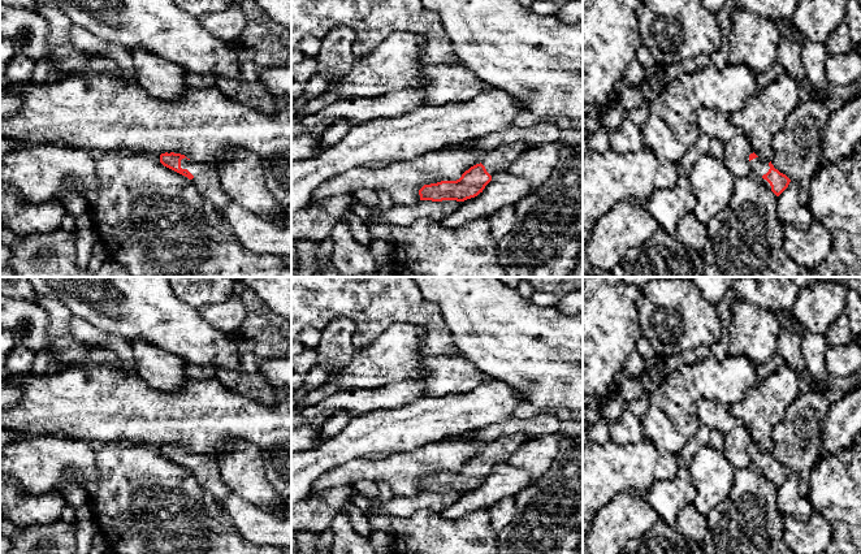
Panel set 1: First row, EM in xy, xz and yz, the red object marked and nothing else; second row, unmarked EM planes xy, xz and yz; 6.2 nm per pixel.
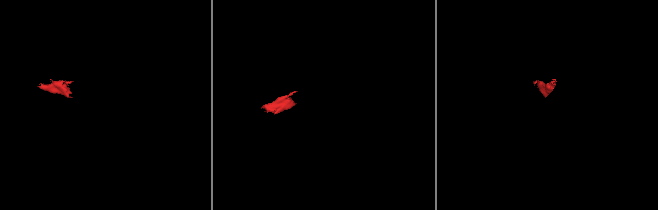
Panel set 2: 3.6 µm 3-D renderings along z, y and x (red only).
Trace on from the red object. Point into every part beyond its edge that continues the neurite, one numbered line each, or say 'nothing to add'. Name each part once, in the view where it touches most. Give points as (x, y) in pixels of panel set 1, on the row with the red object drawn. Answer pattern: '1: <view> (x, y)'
1: xy (206, 178)

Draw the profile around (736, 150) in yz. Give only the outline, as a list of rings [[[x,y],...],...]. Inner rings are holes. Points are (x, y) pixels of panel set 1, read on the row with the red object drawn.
[[[741,131],[724,142],[723,161],[735,178],[744,178],[752,174],[750,153],[753,153],[750,140]]]

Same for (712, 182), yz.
[[[702,155],[688,172],[689,185],[695,198],[692,213],[701,224],[708,224],[723,209],[735,190],[735,177],[723,159]]]

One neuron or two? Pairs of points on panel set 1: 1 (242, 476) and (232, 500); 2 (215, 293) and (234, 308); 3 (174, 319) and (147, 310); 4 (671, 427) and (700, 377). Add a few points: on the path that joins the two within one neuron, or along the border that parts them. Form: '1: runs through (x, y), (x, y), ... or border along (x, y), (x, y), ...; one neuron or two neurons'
1: border along (230, 492), (260, 510); two neurons
2: border along (238, 295), (220, 302), (210, 302), (198, 308); two neurons
3: runs through (168, 317), (159, 317), (154, 314); one neuron
4: runs through (673, 415), (674, 403), (688, 389); one neuron

